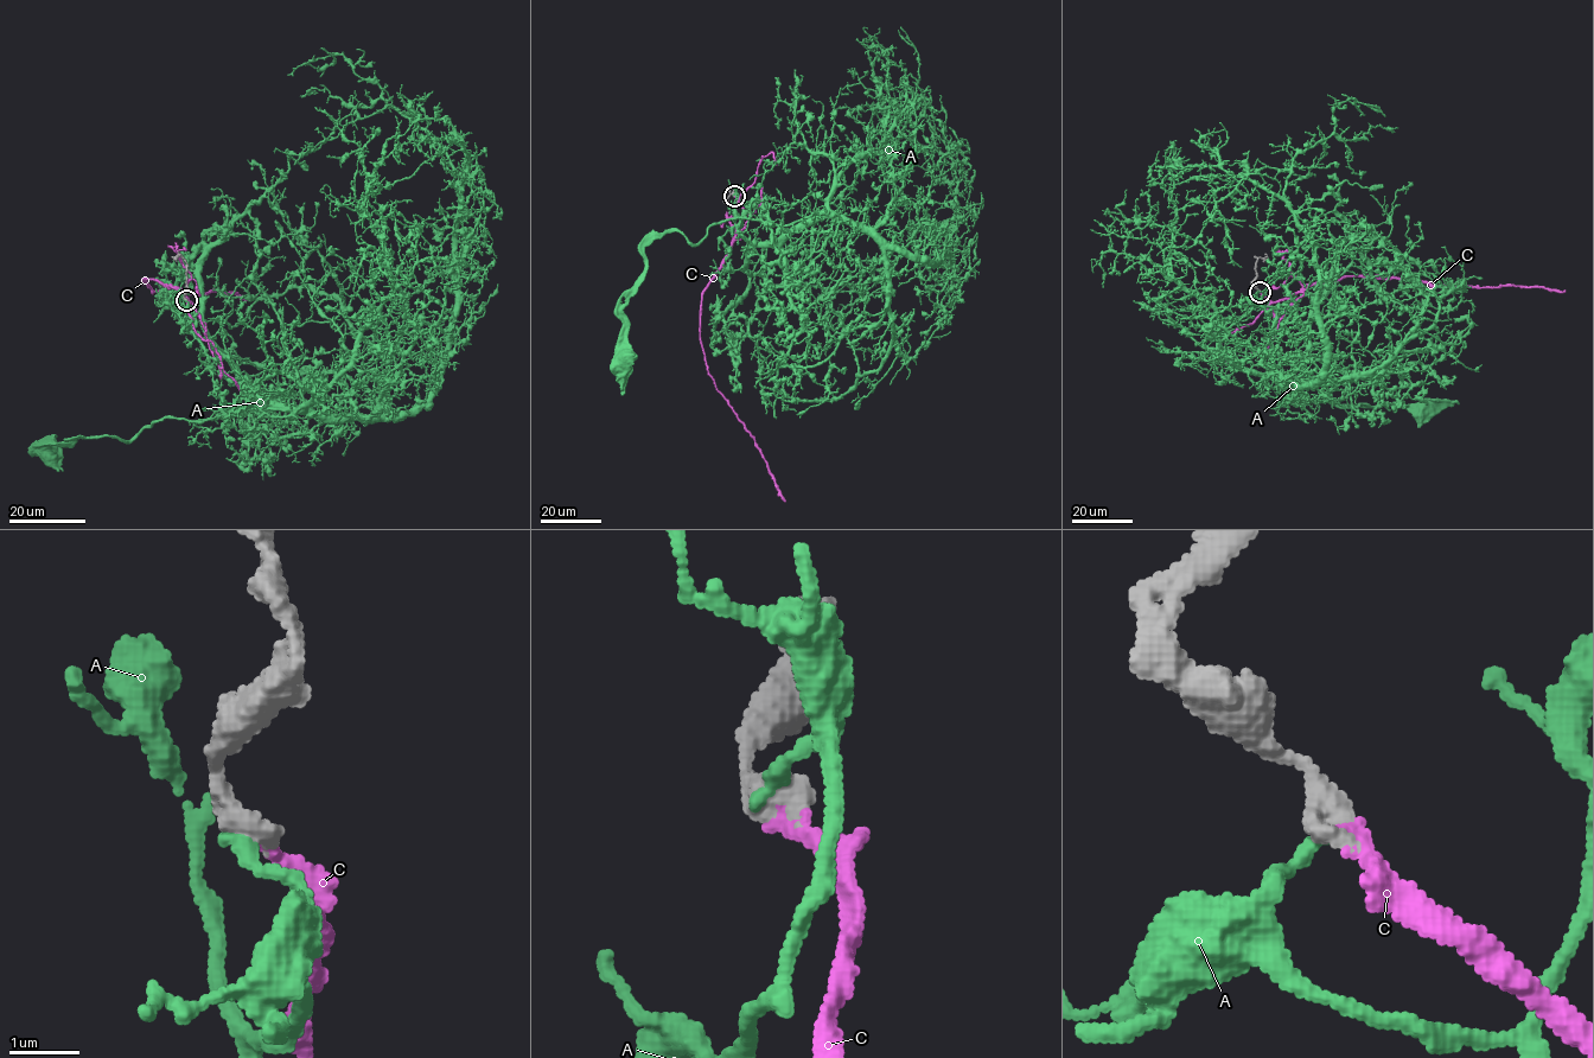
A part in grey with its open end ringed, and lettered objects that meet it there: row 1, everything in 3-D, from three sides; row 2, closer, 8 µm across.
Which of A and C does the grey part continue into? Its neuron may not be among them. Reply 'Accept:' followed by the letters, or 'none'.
Accept: C

